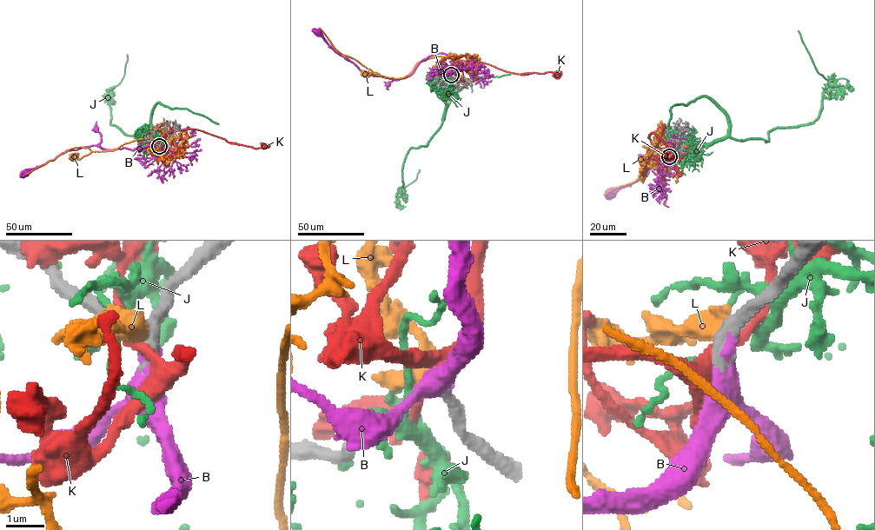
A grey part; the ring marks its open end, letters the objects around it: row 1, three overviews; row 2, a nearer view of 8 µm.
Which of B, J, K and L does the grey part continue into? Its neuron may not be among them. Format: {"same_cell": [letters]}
{"same_cell": ["B"]}

